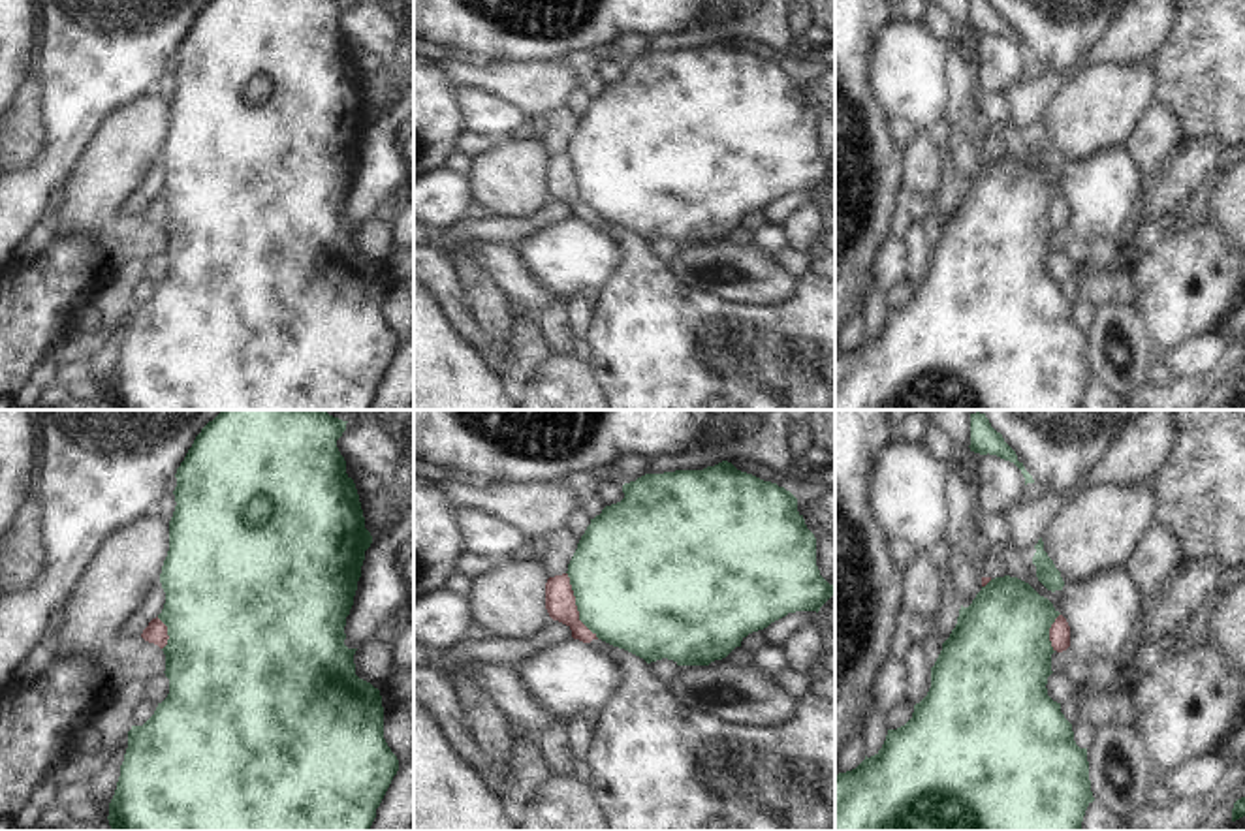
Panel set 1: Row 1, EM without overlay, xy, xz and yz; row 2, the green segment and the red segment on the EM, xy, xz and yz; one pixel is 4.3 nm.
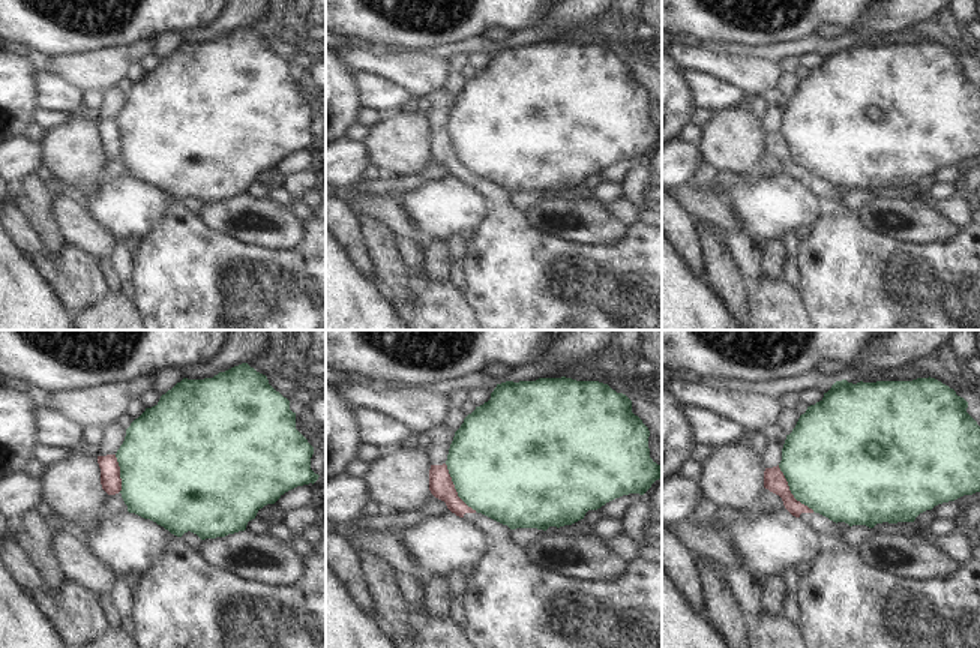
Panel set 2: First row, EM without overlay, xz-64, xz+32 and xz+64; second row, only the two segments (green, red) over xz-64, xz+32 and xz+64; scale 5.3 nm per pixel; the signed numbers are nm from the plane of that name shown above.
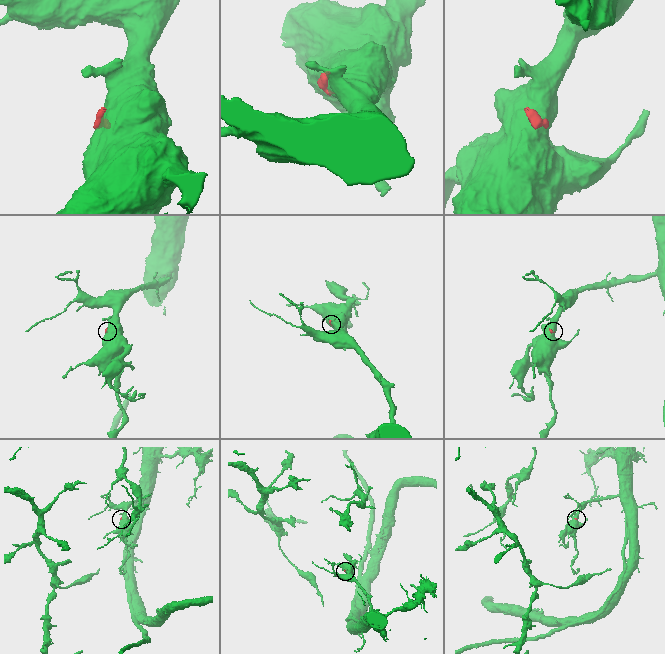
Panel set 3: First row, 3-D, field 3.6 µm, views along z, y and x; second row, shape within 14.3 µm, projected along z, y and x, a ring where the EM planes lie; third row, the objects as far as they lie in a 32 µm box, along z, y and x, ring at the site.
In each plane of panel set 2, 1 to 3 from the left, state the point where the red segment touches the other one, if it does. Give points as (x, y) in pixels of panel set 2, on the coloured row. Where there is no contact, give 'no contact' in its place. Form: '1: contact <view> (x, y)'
1: contact xz-64 (120, 473)
2: contact xz+32 (455, 488)
3: contact xz+64 (790, 489)

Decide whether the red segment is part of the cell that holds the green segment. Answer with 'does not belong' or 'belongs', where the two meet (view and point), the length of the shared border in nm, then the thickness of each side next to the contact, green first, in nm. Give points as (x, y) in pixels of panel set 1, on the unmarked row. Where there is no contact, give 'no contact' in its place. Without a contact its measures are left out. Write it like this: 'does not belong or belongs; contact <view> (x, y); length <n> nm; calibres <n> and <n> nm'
does not belong; contact xz (576, 183); length 320 nm; calibres 500 and 130 nm

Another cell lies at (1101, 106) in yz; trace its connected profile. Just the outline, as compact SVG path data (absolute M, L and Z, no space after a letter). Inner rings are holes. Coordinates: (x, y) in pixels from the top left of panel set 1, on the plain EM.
M1155 62L1093 64L1078 71L1046 107L1044 130L1064 162L1127 145L1155 103Z

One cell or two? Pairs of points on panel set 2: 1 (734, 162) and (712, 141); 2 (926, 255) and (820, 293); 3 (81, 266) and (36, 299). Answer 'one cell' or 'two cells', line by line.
1: one cell
2: one cell
3: two cells

